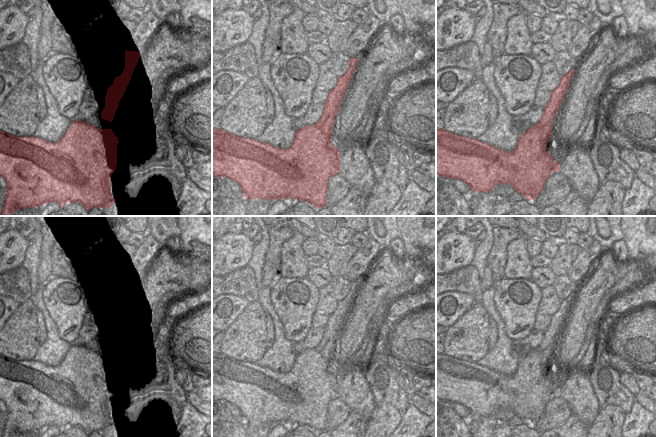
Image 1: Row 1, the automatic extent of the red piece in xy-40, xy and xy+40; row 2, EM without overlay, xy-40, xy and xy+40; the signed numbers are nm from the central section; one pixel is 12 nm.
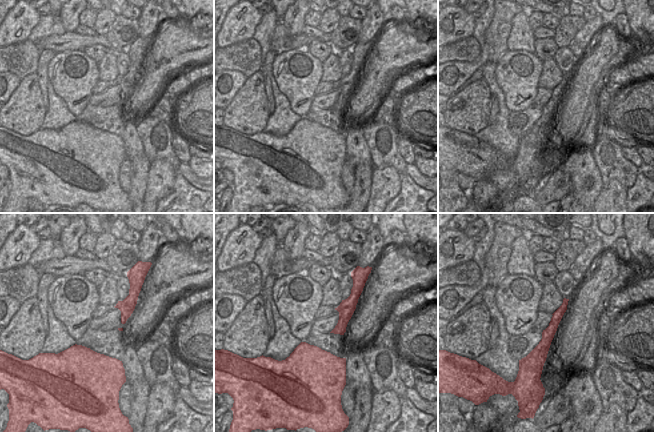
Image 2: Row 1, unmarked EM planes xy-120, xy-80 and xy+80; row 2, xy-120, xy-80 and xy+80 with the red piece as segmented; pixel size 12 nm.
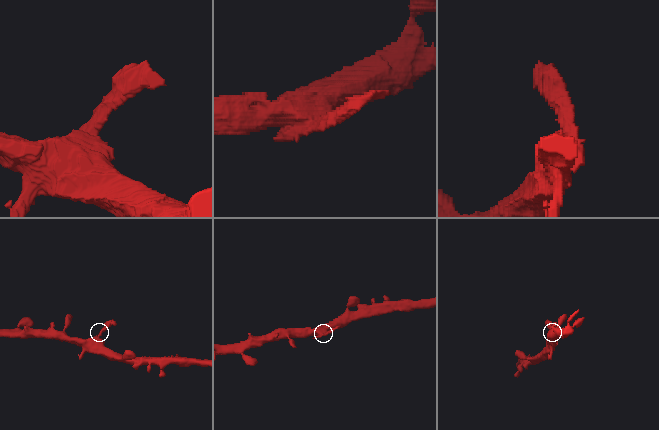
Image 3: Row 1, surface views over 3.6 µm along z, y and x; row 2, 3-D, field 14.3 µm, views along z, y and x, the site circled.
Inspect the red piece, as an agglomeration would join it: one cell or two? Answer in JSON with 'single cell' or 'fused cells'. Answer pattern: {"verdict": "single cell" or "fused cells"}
{"verdict": "fused cells"}

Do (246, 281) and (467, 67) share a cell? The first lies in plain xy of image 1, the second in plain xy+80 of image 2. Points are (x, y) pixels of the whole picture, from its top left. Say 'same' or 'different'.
different

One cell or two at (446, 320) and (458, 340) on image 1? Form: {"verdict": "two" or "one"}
{"verdict": "two"}

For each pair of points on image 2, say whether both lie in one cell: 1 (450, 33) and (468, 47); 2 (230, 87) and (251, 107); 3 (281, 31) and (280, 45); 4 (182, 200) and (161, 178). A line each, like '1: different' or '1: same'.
1: different
2: different
3: same
4: different

